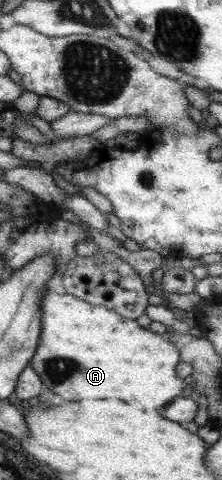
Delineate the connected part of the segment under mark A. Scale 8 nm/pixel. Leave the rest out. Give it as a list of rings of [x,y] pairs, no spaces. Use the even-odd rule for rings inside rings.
[[[47,290],[41,299],[42,333],[29,365],[41,377],[42,388],[51,389],[52,393],[63,397],[61,401],[121,401],[135,411],[151,411],[151,415],[158,415],[159,409],[177,398],[186,387],[185,380],[175,377],[175,365],[180,361],[180,353],[167,337],[141,329],[134,319],[123,318],[106,307],[91,305],[71,294],[59,295]]]

